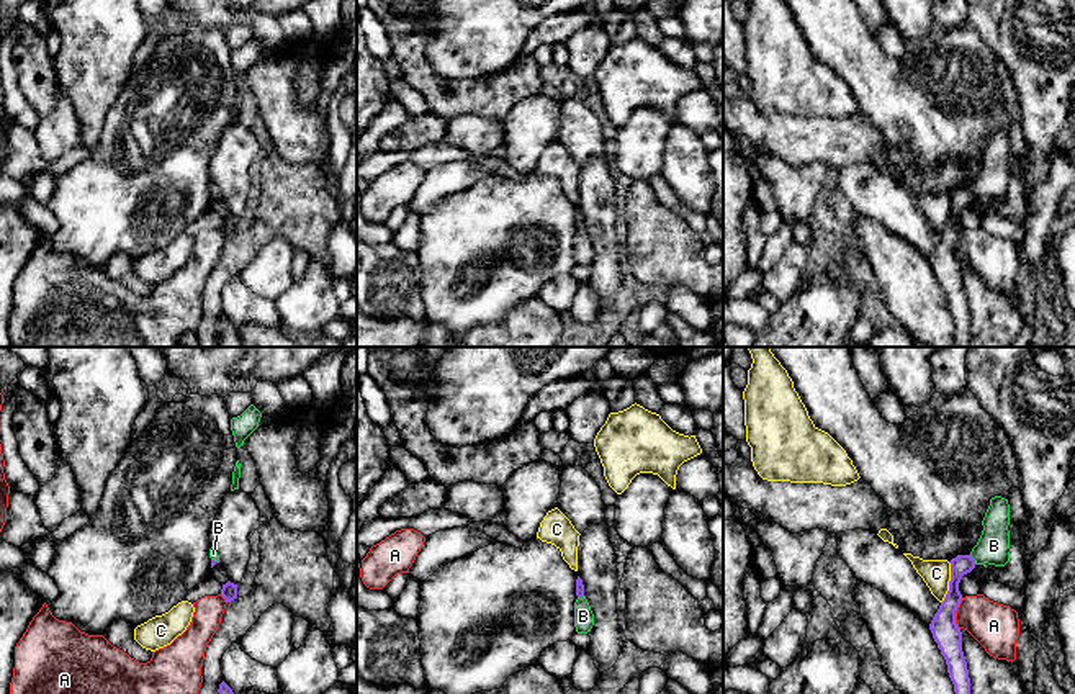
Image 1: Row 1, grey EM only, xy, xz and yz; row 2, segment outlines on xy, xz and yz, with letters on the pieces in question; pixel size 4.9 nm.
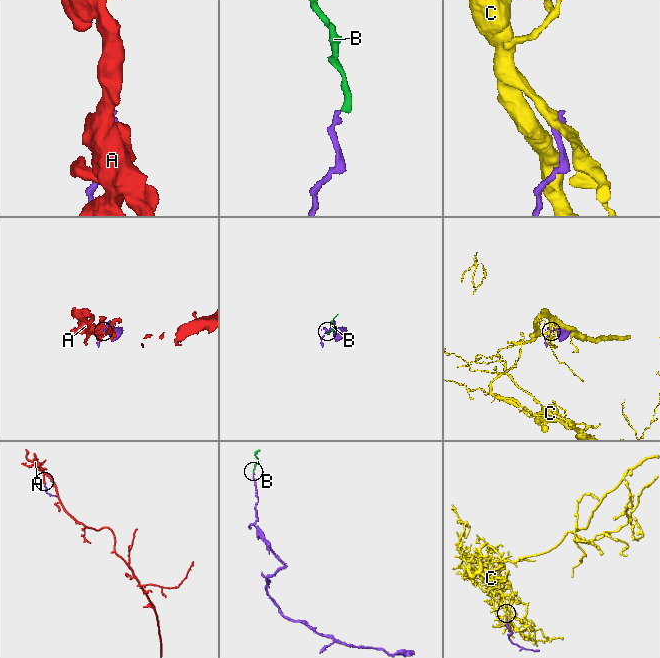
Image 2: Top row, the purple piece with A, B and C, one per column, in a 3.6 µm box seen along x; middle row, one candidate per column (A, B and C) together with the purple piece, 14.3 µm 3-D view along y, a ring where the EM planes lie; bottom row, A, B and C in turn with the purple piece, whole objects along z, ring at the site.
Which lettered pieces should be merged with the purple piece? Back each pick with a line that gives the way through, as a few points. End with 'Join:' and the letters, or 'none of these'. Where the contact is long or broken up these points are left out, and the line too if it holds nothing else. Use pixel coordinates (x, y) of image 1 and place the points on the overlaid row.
B: Path across: yz (961, 565), (974, 560), (994, 545)
Join: B

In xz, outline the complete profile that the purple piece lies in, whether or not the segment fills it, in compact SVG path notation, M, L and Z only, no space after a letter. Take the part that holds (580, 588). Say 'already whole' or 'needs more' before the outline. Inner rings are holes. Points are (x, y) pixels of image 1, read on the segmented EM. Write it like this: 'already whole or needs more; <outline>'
needs more; M579 576L576 579L576 596L578 599L574 602L574 627L578 633L587 633L594 625L594 614L584 596L584 584Z

